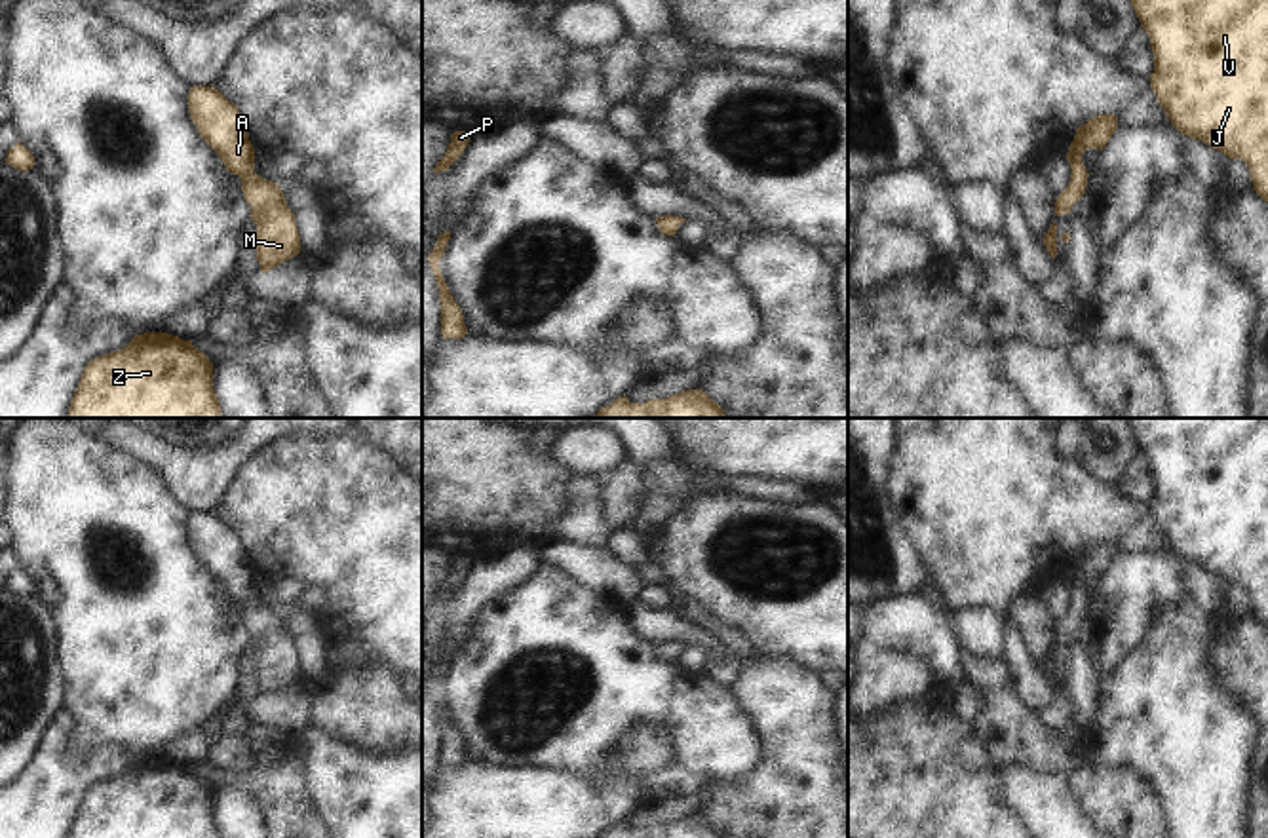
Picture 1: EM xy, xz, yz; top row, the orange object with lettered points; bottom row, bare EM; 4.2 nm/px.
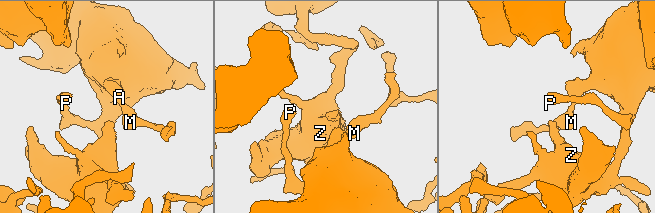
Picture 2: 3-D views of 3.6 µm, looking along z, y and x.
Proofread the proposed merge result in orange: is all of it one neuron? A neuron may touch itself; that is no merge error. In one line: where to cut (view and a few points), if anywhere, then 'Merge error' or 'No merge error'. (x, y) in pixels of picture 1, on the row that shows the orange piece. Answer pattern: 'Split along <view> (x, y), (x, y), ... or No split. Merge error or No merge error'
No split. No merge error.

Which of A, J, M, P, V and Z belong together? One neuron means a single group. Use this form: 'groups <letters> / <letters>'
groups A J M P V Z

